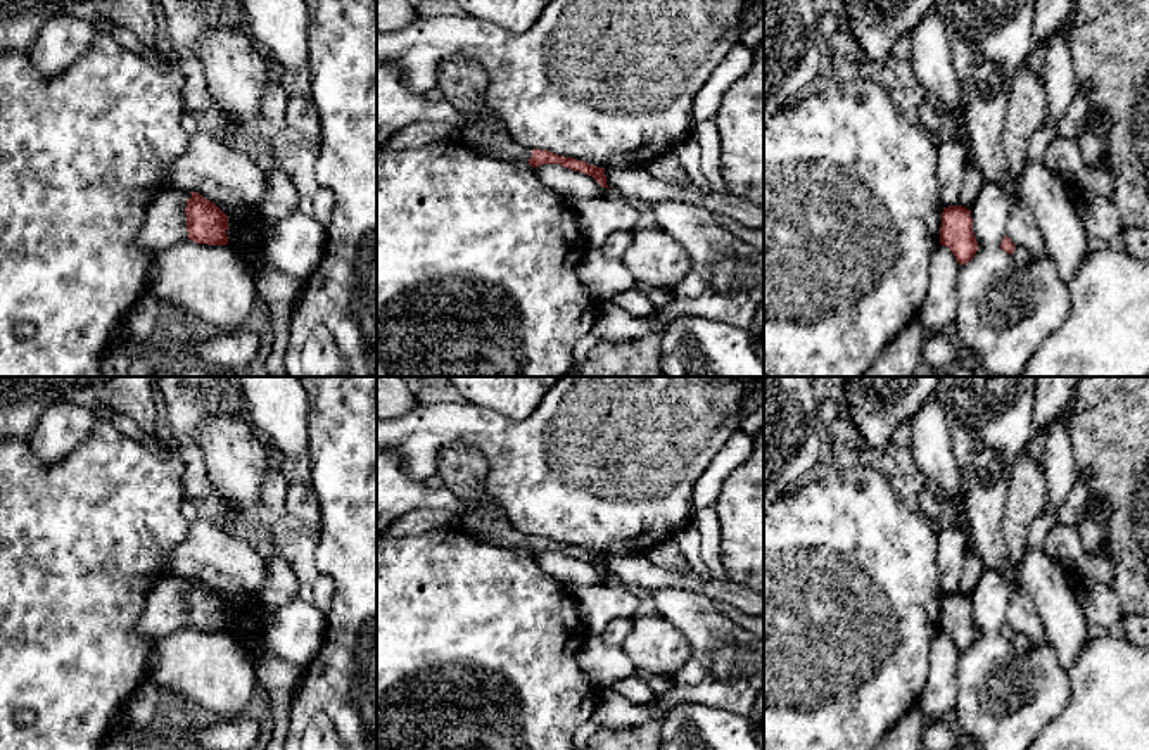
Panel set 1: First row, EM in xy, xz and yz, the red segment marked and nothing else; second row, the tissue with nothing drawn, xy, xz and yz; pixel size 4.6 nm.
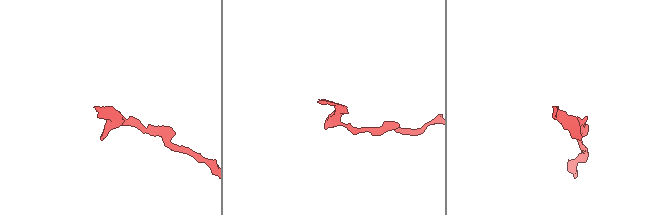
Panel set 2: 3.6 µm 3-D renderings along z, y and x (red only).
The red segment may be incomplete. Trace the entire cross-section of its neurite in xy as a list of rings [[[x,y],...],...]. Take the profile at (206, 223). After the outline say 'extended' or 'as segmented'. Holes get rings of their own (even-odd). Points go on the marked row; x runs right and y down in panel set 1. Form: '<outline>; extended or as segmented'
[[[190,194],[185,207],[188,238],[197,244],[226,245],[228,216],[200,194]]]; as segmented

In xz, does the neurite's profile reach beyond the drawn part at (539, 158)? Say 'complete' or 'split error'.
split error

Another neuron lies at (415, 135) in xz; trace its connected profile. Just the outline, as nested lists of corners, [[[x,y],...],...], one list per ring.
[[[420,121],[411,123],[394,133],[385,149],[389,150],[413,150],[432,143],[460,143],[461,128],[444,121]]]

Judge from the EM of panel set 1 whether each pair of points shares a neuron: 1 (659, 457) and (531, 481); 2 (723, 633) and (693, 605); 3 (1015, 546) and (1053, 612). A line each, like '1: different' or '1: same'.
1: same
2: same
3: different

